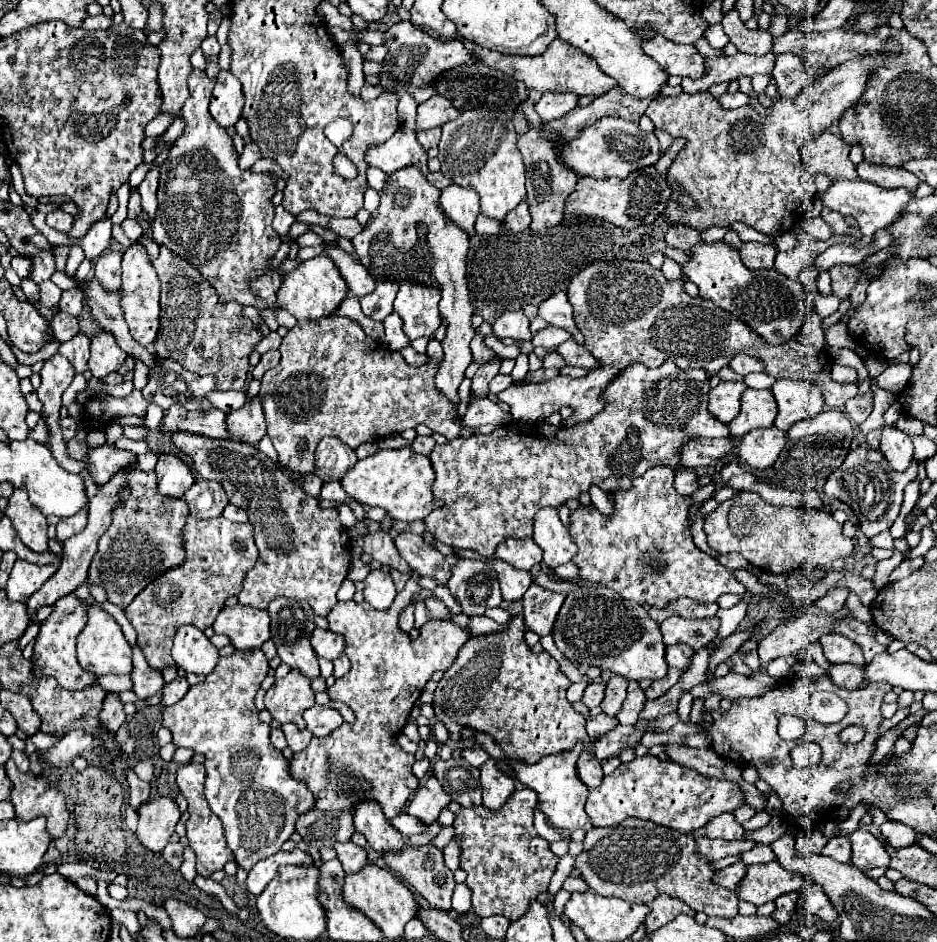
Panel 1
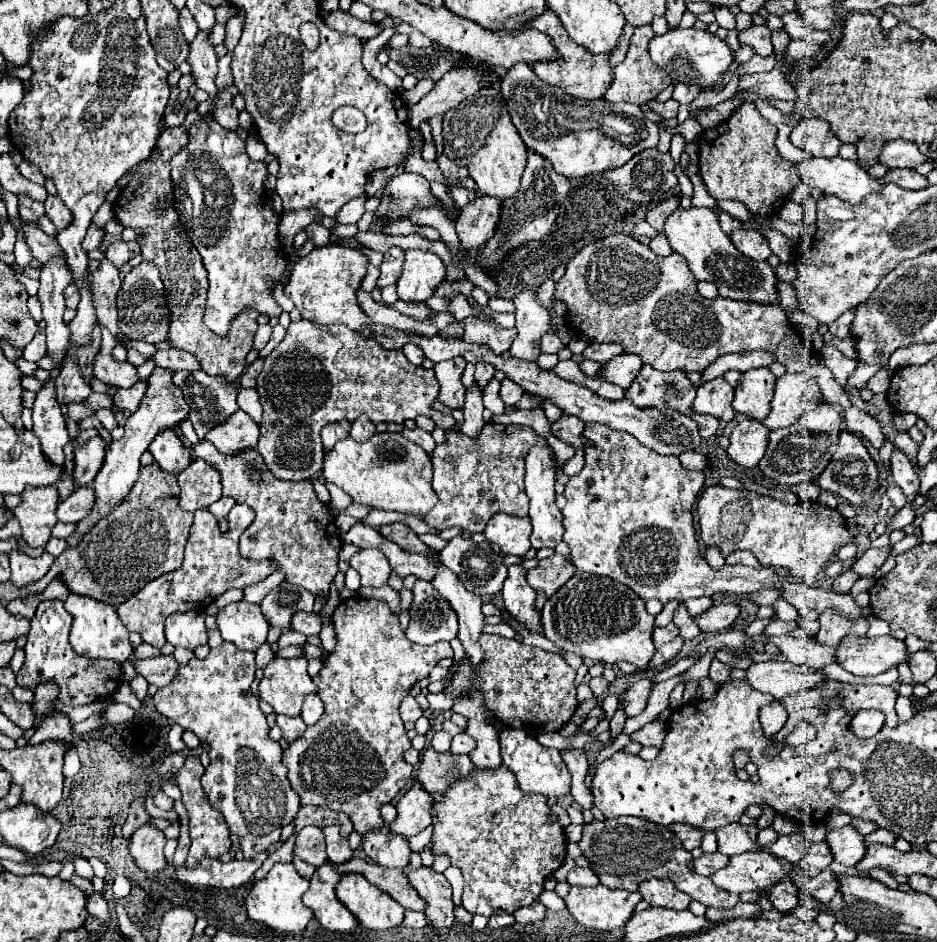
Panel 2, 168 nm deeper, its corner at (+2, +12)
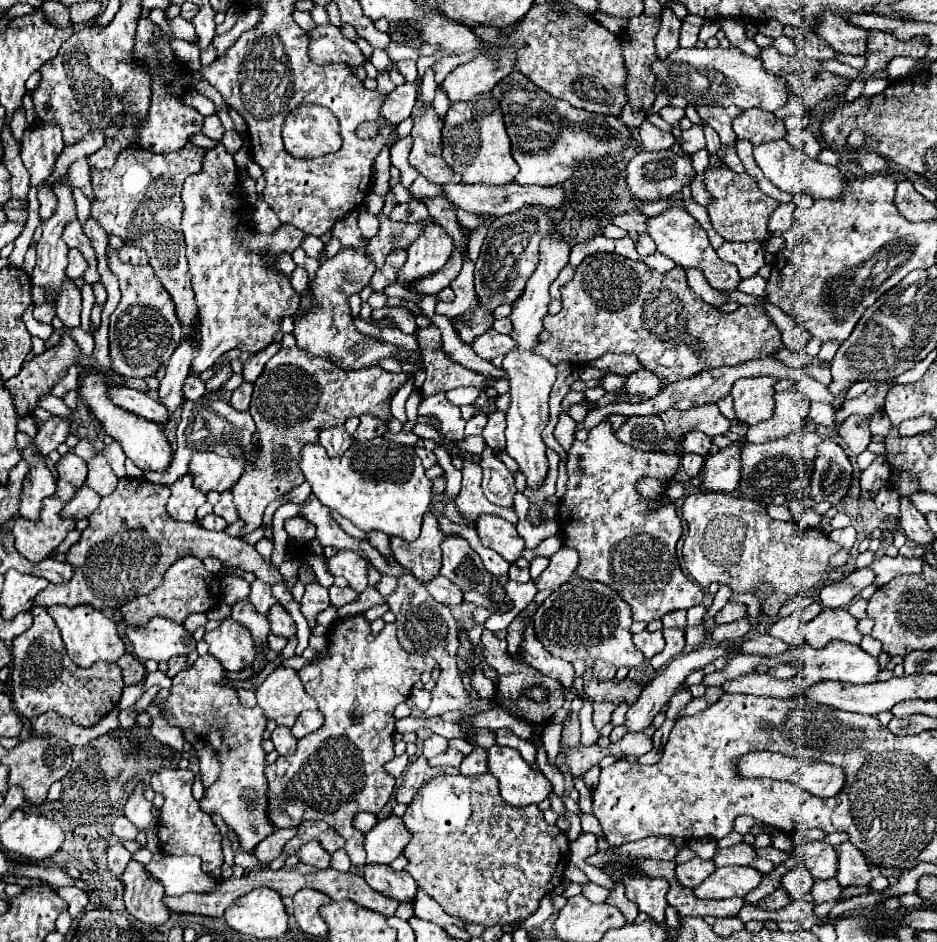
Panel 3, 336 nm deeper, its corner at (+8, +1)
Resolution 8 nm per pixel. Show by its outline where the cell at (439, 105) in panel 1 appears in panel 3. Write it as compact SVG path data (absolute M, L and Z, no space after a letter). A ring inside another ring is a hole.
M494 49L488 57L478 55L466 65L458 65L440 85L452 103L468 101L478 93L490 91L514 69L514 53Z

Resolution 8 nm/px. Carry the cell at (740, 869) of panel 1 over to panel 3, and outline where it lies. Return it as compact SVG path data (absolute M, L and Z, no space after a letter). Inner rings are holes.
M694 857L692 861L682 863L682 865L676 867L676 877L678 877L678 881L680 881L684 887L694 889L694 887L698 887L706 877L710 877L714 871L716 871L714 861L704 861L704 859Z

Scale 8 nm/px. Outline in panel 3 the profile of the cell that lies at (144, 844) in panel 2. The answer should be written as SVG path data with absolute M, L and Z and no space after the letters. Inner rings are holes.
M130 861L126 865L126 873L122 873L124 883L124 905L130 915L140 919L146 925L162 925L168 919L168 909L162 905L162 897L166 895L162 885L146 873L144 865L138 861Z

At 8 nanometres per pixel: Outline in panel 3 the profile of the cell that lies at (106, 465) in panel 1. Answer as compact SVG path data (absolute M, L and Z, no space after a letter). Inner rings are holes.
M68 451L56 465L58 469L58 479L56 479L56 495L68 503L74 493L86 483L86 461L80 459L78 455L74 455L72 451Z

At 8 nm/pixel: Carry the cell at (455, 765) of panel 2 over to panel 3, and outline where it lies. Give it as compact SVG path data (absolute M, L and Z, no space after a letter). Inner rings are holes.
M416 757L414 763L408 765L408 769L404 771L404 777L402 777L402 783L400 787L396 789L396 801L398 803L410 803L414 799L414 793L418 793L418 789L438 777L438 775L456 775L458 769L456 767L430 767L426 757Z

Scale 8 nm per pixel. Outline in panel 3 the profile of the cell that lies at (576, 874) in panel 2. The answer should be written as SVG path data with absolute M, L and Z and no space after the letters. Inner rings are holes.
M588 881L588 883L582 885L582 895L588 897L590 901L594 901L594 903L602 903L602 901L606 901L606 897L608 897L608 889L604 889L604 887Z

